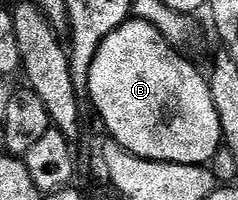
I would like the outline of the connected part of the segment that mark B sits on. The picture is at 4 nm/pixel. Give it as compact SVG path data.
M129 18L122 26L115 28L107 38L98 46L98 54L92 63L90 78L88 79L88 94L92 98L92 107L95 115L100 115L102 123L108 127L107 135L121 144L126 150L133 152L135 156L141 156L147 160L169 160L172 164L202 164L207 165L215 158L222 148L220 123L218 122L218 110L214 110L214 98L210 98L210 86L205 73L200 73L188 60L179 56L177 49L162 35L150 22Z

